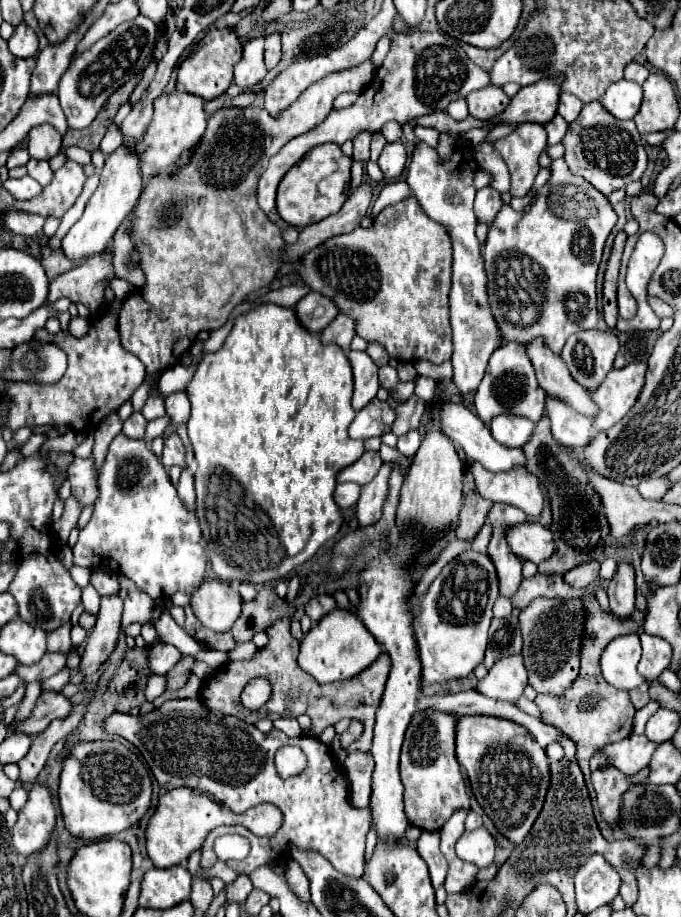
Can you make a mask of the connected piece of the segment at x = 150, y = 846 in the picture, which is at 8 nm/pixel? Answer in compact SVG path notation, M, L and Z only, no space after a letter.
M174 788L160 796L158 808L146 828L146 850L156 868L172 868L200 850L206 836L222 824L222 804L192 788Z

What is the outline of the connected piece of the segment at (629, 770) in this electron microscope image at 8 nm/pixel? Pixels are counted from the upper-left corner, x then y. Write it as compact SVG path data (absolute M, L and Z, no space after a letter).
M630 734L620 742L606 744L604 748L600 748L600 752L608 758L608 764L618 768L626 776L632 776L650 764L650 758L656 748L658 744L648 740L646 736Z

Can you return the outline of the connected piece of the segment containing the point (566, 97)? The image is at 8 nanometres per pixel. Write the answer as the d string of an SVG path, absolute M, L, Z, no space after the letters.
M564 92L564 94L560 96L558 114L560 114L568 124L572 124L572 122L578 118L580 110L582 110L582 102L580 102L576 96L572 96L572 94L568 94L568 92Z

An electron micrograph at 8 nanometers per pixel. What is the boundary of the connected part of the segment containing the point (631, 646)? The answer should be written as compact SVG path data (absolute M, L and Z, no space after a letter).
M626 634L614 638L602 652L600 660L606 682L622 690L638 688L644 682L644 678L638 672L640 652L642 650L638 634Z

